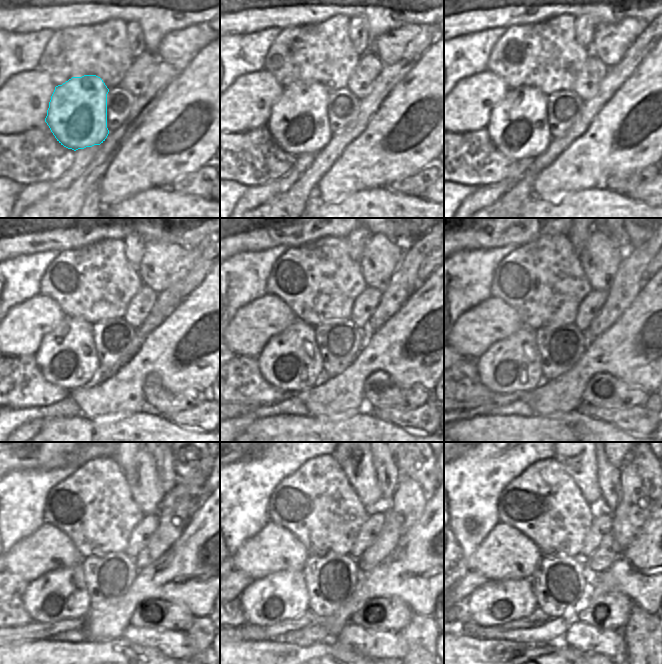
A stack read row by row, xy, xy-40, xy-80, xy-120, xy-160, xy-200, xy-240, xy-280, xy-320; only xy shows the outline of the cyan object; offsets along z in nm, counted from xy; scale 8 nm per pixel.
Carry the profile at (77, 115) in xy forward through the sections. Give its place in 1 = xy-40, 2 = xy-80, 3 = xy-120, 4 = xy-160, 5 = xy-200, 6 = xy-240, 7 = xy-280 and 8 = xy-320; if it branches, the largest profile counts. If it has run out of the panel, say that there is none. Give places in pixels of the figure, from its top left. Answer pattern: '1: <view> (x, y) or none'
1: xy-40 (298, 122)
2: xy-80 (518, 127)
3: xy-120 (66, 357)
4: xy-160 (290, 361)
5: xy-200 (512, 365)
6: xy-240 (61, 594)
7: xy-280 (283, 595)
8: xy-320 (496, 602)

